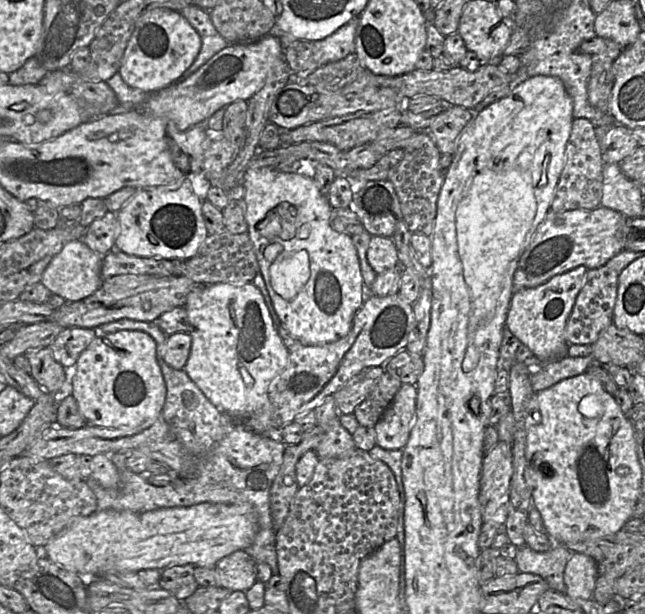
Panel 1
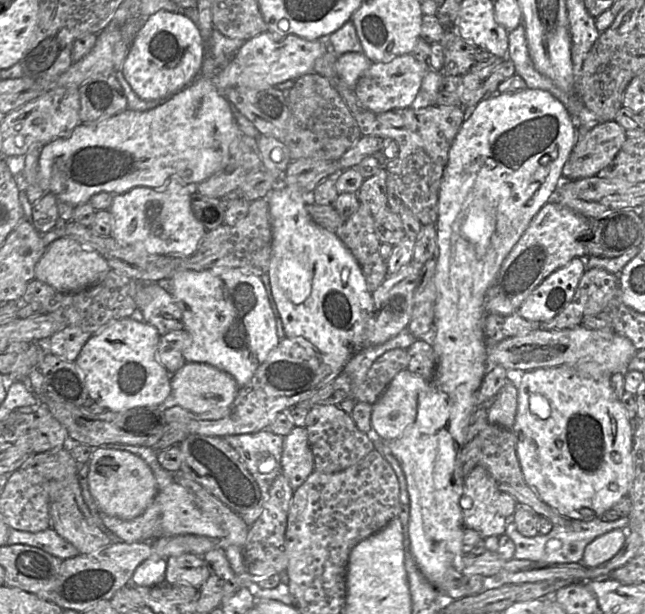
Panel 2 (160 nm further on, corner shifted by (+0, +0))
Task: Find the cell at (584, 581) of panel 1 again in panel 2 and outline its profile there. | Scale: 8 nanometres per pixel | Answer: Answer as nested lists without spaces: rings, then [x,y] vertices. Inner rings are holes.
[[[614,529],[598,536],[586,545],[580,563],[585,567],[594,568],[607,562],[621,549],[624,540],[622,529]]]

